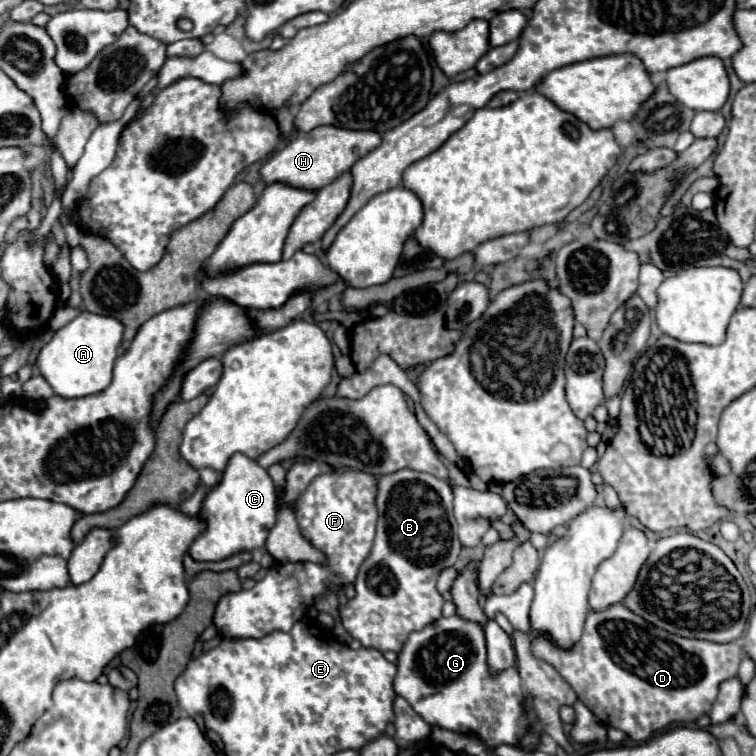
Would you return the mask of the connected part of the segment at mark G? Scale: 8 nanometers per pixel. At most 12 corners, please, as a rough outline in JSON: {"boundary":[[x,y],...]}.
{"boundary":[[482,625],[408,637],[394,691],[488,747],[530,733],[518,669],[490,673]]}

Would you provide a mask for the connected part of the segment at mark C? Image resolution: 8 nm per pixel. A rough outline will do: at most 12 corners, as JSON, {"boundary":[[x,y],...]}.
{"boundary":[[236,453],[204,499],[196,561],[260,549],[276,523],[266,469]]}

